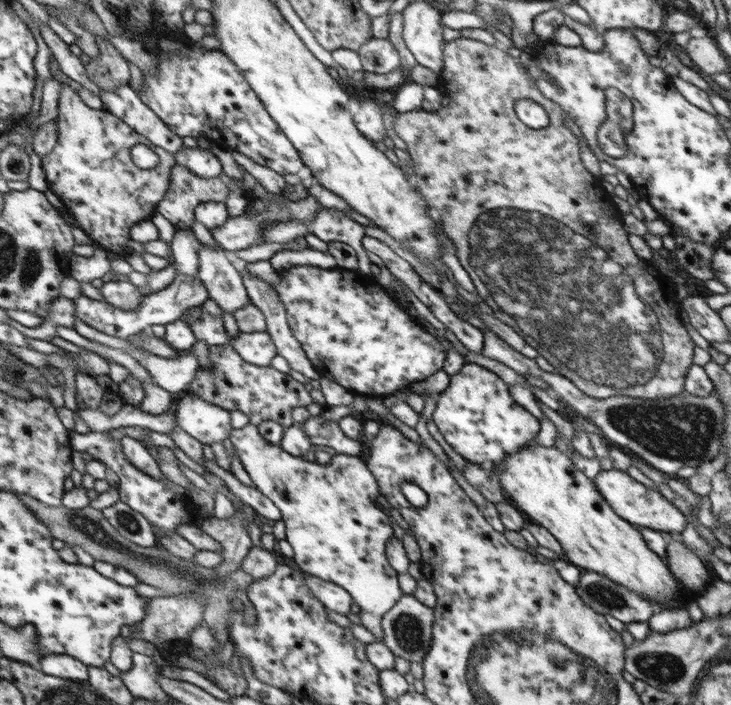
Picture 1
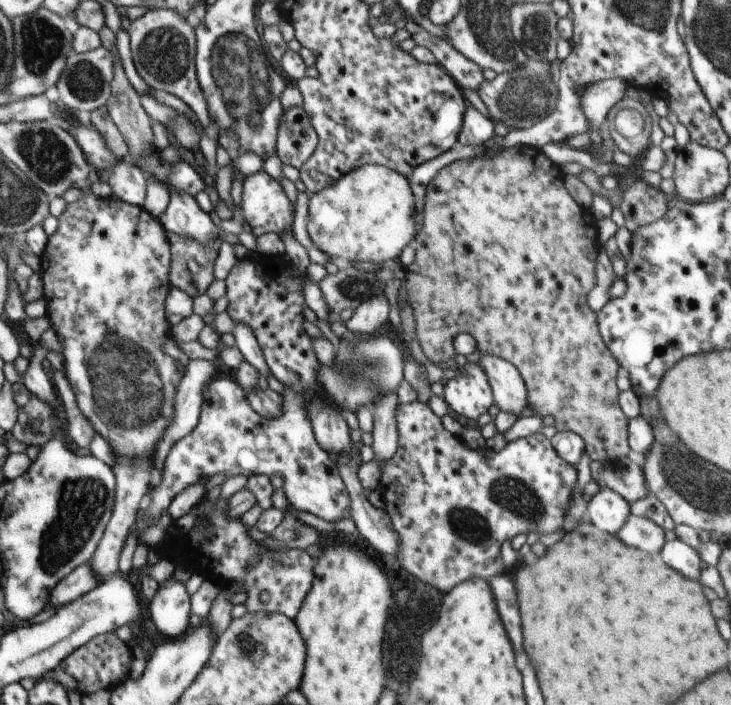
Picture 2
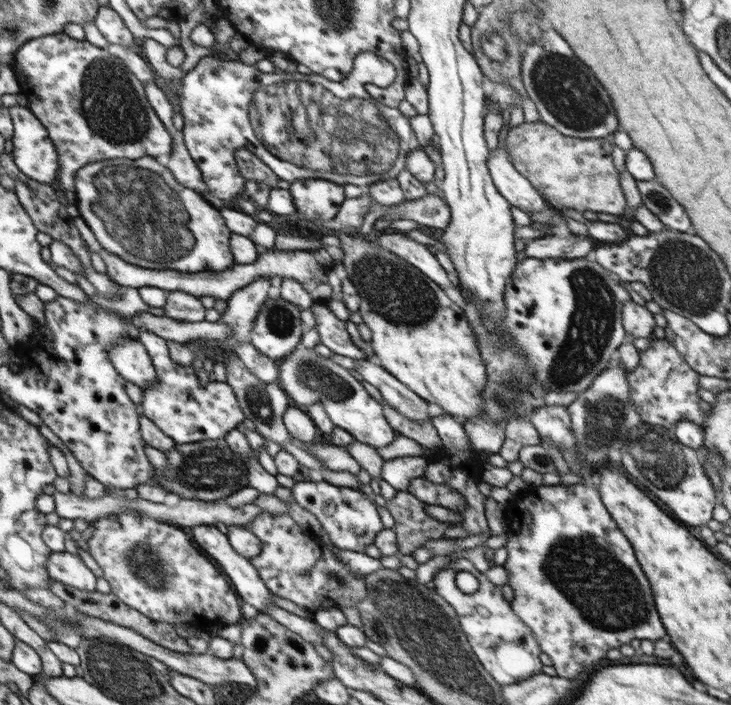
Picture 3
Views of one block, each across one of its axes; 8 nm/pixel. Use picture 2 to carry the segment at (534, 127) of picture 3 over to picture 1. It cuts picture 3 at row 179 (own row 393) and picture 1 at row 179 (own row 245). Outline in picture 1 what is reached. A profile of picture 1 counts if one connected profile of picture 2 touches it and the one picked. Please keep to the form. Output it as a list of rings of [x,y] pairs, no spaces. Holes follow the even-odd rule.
[[[458,38],[457,40],[448,42],[443,46],[443,68],[439,73],[439,83],[437,89],[443,96],[441,107],[437,111],[431,112],[422,108],[408,112],[396,111],[396,113],[393,114],[392,124],[394,124],[394,132],[396,132],[396,136],[398,136],[400,140],[404,141],[404,144],[406,144],[406,148],[408,149],[408,153],[412,158],[412,166],[416,174],[413,180],[415,186],[419,190],[419,193],[424,197],[424,200],[427,202],[430,210],[434,211],[438,220],[441,221],[441,226],[444,232],[447,234],[447,237],[454,246],[454,252],[456,256],[459,258],[459,261],[465,270],[469,272],[469,276],[476,286],[480,297],[483,298],[484,302],[486,302],[488,306],[491,306],[493,315],[504,322],[504,324],[511,326],[525,339],[527,343],[530,343],[533,347],[535,347],[540,355],[546,358],[550,364],[555,366],[555,372],[560,373],[562,376],[568,377],[568,379],[570,379],[580,390],[582,390],[584,394],[587,394],[592,398],[606,399],[616,395],[624,395],[632,398],[662,399],[674,397],[684,392],[684,381],[686,380],[688,369],[693,364],[692,358],[694,356],[695,344],[690,338],[686,328],[684,328],[680,317],[682,308],[677,300],[676,282],[671,281],[671,279],[669,279],[666,275],[663,275],[661,272],[659,272],[659,270],[653,266],[651,262],[638,257],[636,253],[634,253],[634,249],[632,249],[632,246],[630,246],[630,243],[628,242],[628,233],[623,225],[623,215],[614,203],[614,200],[612,199],[613,196],[611,196],[604,189],[602,180],[599,177],[589,174],[588,170],[586,170],[586,167],[579,156],[579,138],[574,135],[572,130],[564,125],[564,118],[569,116],[569,114],[564,111],[564,109],[560,108],[560,105],[548,100],[542,93],[540,93],[535,80],[531,80],[531,78],[529,78],[529,74],[525,72],[525,68],[522,68],[518,62],[515,62],[514,58],[512,58],[512,56],[510,56],[503,49],[503,47],[489,46],[484,42],[479,42],[473,39]],[[520,99],[528,99],[536,103],[540,103],[540,105],[546,109],[546,112],[548,112],[548,116],[550,118],[548,126],[540,128],[540,130],[528,128],[528,126],[526,126],[526,124],[524,124],[515,113],[516,101],[519,101]]]

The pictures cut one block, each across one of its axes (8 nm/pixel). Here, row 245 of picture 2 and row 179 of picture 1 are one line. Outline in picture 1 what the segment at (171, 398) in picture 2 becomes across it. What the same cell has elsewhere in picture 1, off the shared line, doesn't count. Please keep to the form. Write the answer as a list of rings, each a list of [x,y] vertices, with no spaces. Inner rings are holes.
[[[60,82],[60,86],[62,90],[57,101],[58,117],[55,119],[58,120],[57,142],[51,152],[41,158],[48,188],[61,199],[66,211],[74,216],[78,228],[82,228],[91,238],[91,242],[100,244],[105,250],[120,254],[128,240],[130,228],[146,220],[154,212],[156,204],[163,200],[168,190],[168,180],[171,180],[170,170],[176,164],[174,154],[157,150],[160,162],[158,165],[150,169],[138,168],[130,160],[130,148],[136,144],[148,144],[152,148],[152,144],[115,114],[109,113],[104,108],[88,108],[68,84]]]

